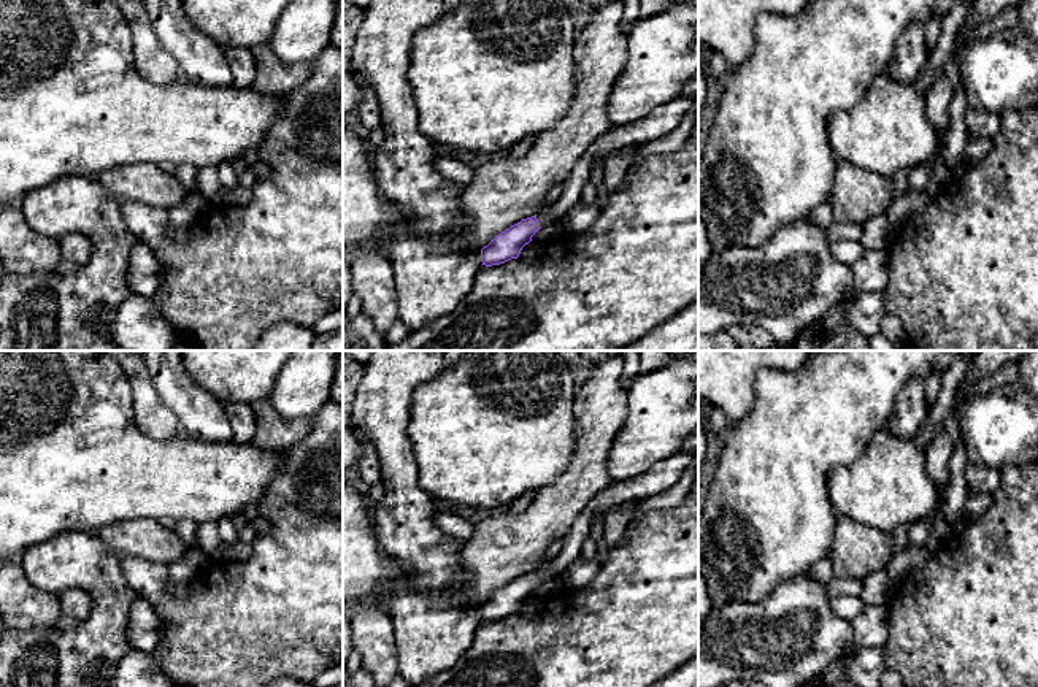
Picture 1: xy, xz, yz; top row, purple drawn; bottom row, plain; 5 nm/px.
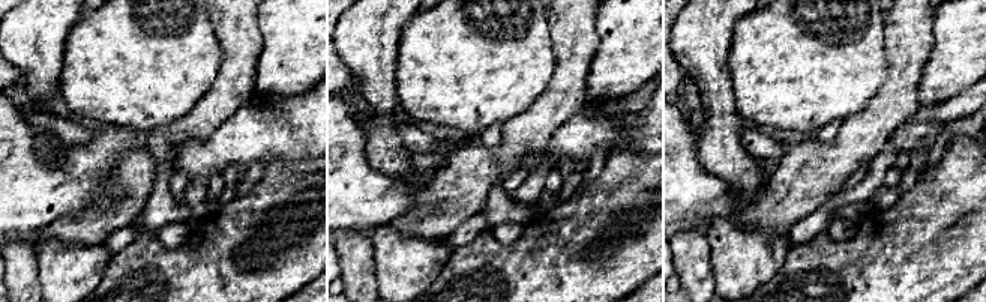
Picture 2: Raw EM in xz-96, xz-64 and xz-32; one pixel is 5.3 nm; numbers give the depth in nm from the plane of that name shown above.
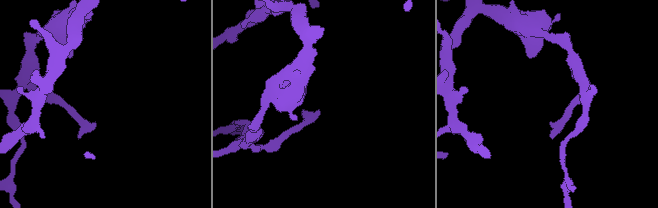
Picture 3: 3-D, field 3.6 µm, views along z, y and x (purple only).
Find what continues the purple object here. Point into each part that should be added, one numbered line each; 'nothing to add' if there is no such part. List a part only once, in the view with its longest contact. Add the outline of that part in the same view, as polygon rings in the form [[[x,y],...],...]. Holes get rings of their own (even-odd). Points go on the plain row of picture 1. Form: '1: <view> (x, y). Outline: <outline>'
1: xz (665, 473). Outline: [[[678,452],[668,459],[655,462],[635,478],[611,482],[579,512],[570,532],[563,538],[560,554],[536,570],[540,582],[560,581],[565,570],[576,558],[579,558],[581,546],[589,536],[592,516],[595,511],[627,501],[641,501],[648,497],[668,490],[679,481],[684,470],[695,457],[697,455],[694,454]]]

